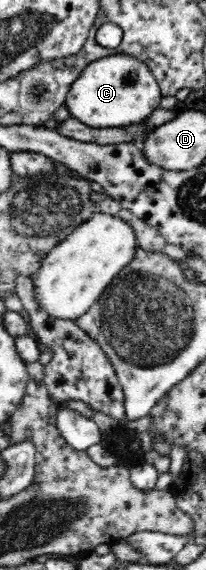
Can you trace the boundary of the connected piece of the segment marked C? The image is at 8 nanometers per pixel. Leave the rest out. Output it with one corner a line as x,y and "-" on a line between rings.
117,53
90,62
79,74
79,78
75,78
75,82
71,82
71,88
69,88
63,106
69,111
69,116
91,128
121,128
145,121
156,109
160,108
161,99
162,93
153,73
149,71
149,67
129,55

